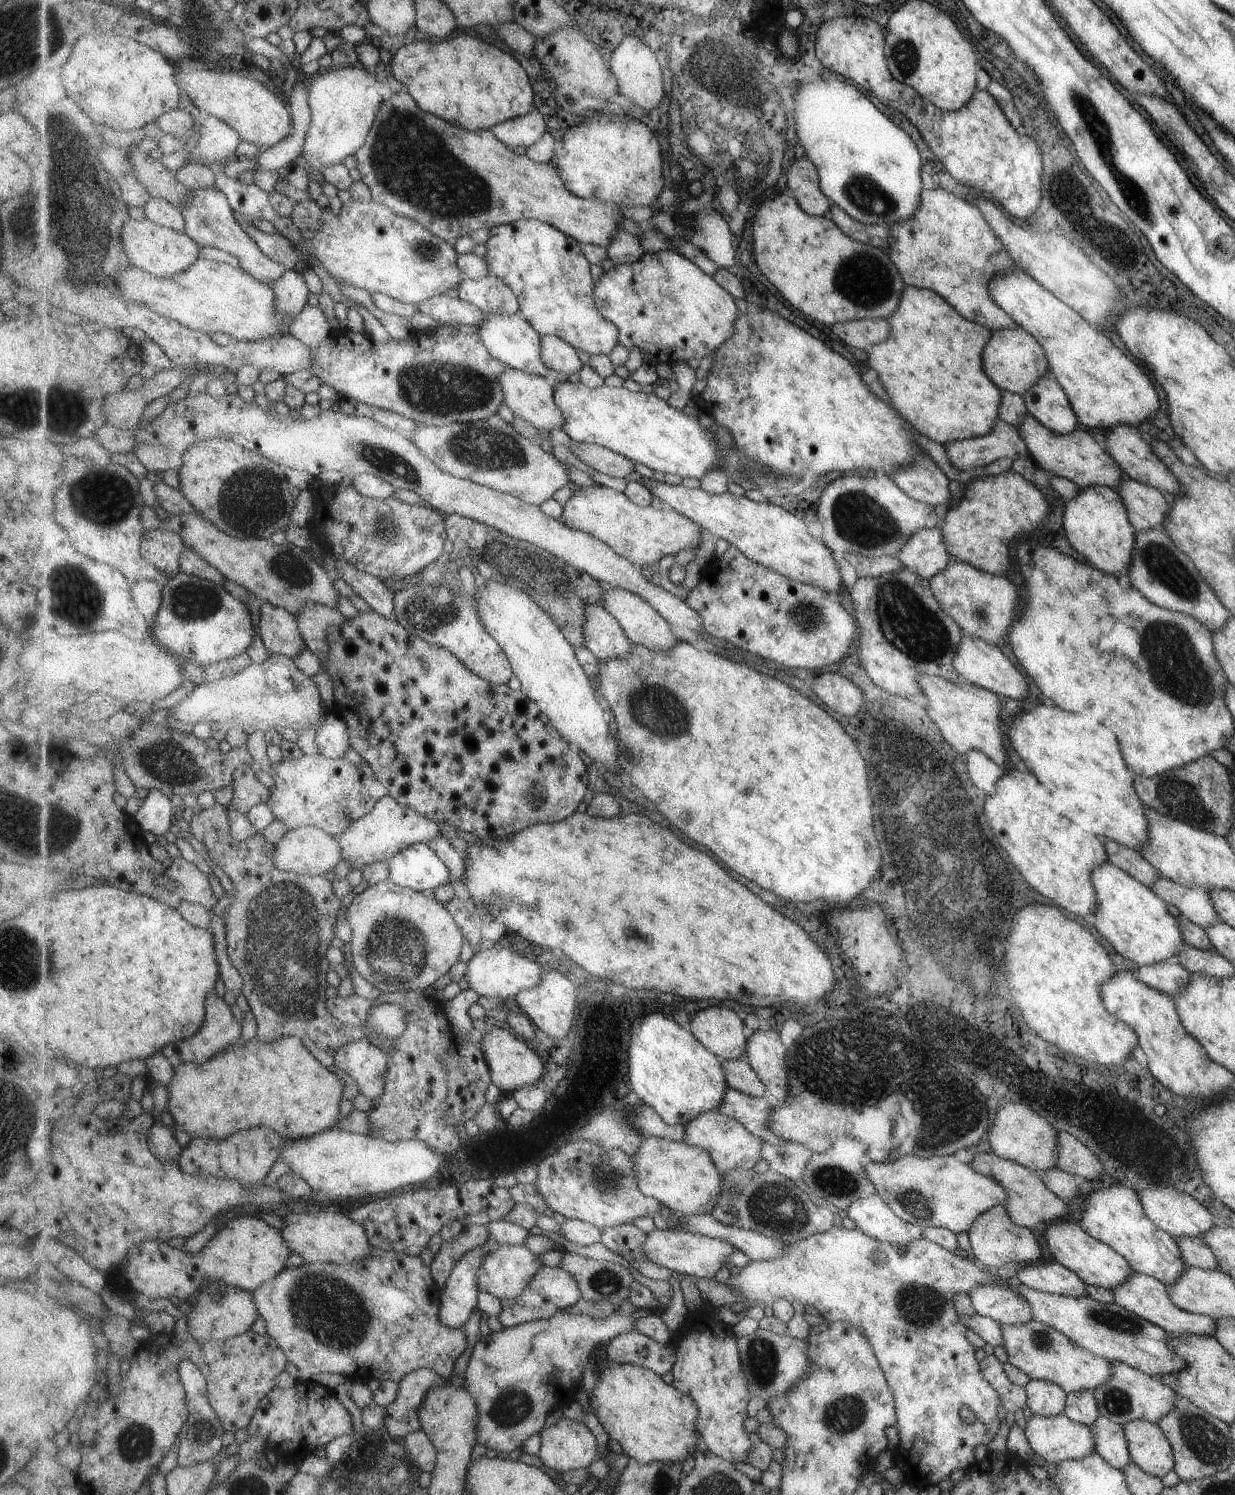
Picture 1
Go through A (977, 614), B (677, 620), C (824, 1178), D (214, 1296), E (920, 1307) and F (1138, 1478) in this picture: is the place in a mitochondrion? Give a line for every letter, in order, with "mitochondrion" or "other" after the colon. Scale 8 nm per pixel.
A: mitochondrion
B: other
C: mitochondrion
D: mitochondrion
E: mitochondrion
F: other

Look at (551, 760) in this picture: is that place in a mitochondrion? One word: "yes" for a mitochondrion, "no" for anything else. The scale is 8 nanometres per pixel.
no

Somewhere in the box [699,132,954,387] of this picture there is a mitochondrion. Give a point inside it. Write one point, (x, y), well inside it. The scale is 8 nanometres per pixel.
(865, 279)

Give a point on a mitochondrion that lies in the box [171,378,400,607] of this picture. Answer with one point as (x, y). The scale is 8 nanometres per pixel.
(252, 495)

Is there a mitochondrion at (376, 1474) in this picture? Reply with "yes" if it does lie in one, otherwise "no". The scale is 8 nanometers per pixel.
yes

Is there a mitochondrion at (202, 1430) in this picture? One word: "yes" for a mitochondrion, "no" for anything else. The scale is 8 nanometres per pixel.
yes

